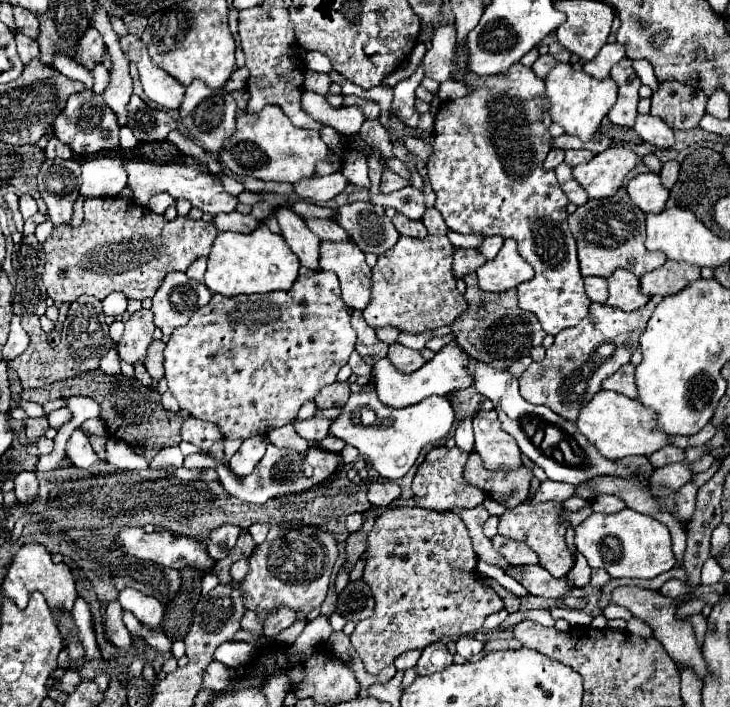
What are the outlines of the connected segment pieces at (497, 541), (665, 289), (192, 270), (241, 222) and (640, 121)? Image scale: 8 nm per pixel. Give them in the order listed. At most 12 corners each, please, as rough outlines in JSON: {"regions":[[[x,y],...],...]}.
{"regions":[[[493,537],[511,565],[537,565],[539,557],[517,539]],[[667,261],[641,277],[643,295],[675,295],[695,283],[699,267]],[[199,257],[185,271],[191,279],[203,281],[207,257]],[[219,213],[213,217],[217,231],[247,233],[261,221],[243,213]],[[637,115],[633,129],[645,143],[671,147],[673,131],[653,115]]]}

